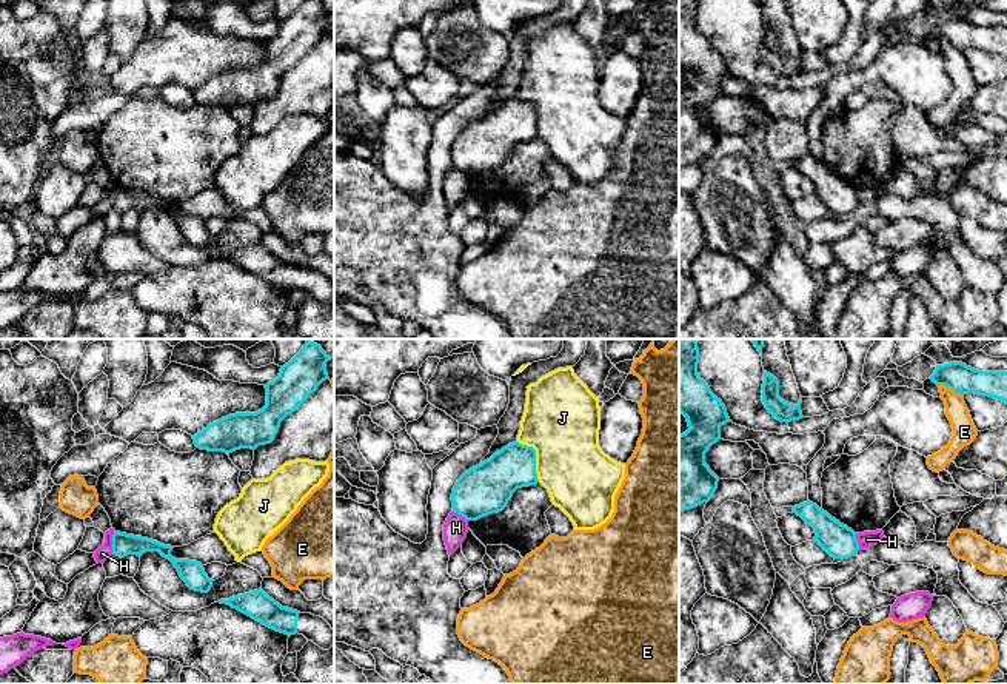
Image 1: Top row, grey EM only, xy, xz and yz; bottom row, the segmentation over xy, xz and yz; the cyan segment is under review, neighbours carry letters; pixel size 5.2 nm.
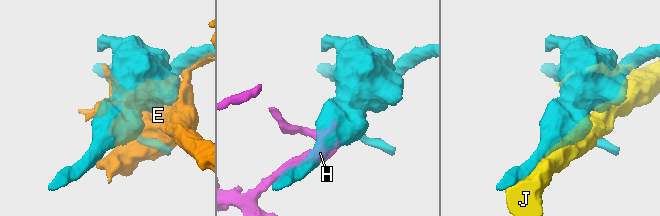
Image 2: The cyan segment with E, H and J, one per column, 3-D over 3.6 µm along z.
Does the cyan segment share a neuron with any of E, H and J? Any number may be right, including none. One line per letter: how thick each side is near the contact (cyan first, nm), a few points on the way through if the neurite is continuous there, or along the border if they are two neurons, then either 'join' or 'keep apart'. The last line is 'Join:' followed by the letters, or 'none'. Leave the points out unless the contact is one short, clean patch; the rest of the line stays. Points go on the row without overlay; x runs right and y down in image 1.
E: calibres 150 and 130 nm; keep apart
H: calibres 120 and 80 nm; border xy (114, 185), (111, 208); keep apart
J: calibres 240 and 400 nm; keep apart
Join: none

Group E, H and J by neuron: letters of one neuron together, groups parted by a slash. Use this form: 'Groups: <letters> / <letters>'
Groups: E / H / J

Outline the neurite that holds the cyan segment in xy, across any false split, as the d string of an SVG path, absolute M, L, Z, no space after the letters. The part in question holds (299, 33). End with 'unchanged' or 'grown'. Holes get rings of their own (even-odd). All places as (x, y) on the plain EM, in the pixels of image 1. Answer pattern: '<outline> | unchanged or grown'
M303 0L280 23L279 31L265 40L266 60L262 65L229 69L209 79L192 91L196 102L229 109L240 103L256 105L259 100L271 99L280 77L330 34L325 18L331 14L320 0Z | unchanged

